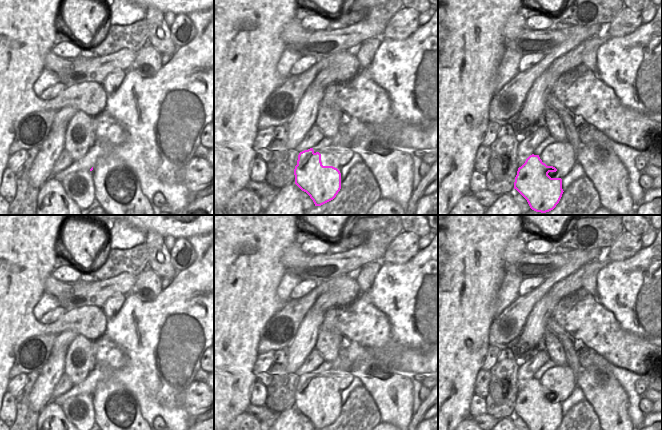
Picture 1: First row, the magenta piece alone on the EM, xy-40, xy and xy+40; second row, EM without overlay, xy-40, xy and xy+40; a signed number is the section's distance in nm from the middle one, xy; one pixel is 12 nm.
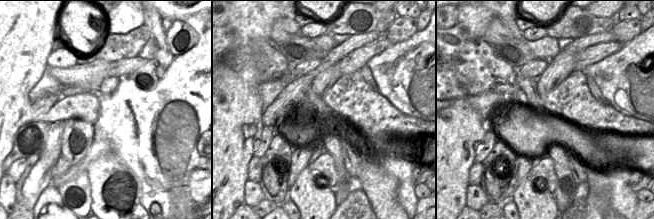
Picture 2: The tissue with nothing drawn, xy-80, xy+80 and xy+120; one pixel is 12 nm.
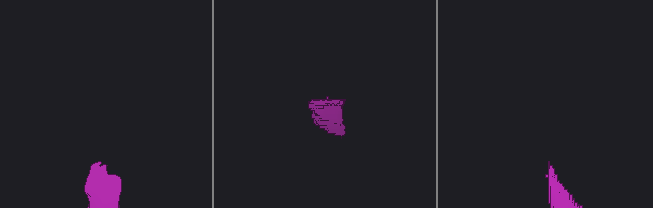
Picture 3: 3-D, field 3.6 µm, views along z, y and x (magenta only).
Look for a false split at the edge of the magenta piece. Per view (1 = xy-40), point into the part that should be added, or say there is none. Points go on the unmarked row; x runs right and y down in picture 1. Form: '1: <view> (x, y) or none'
1: none

